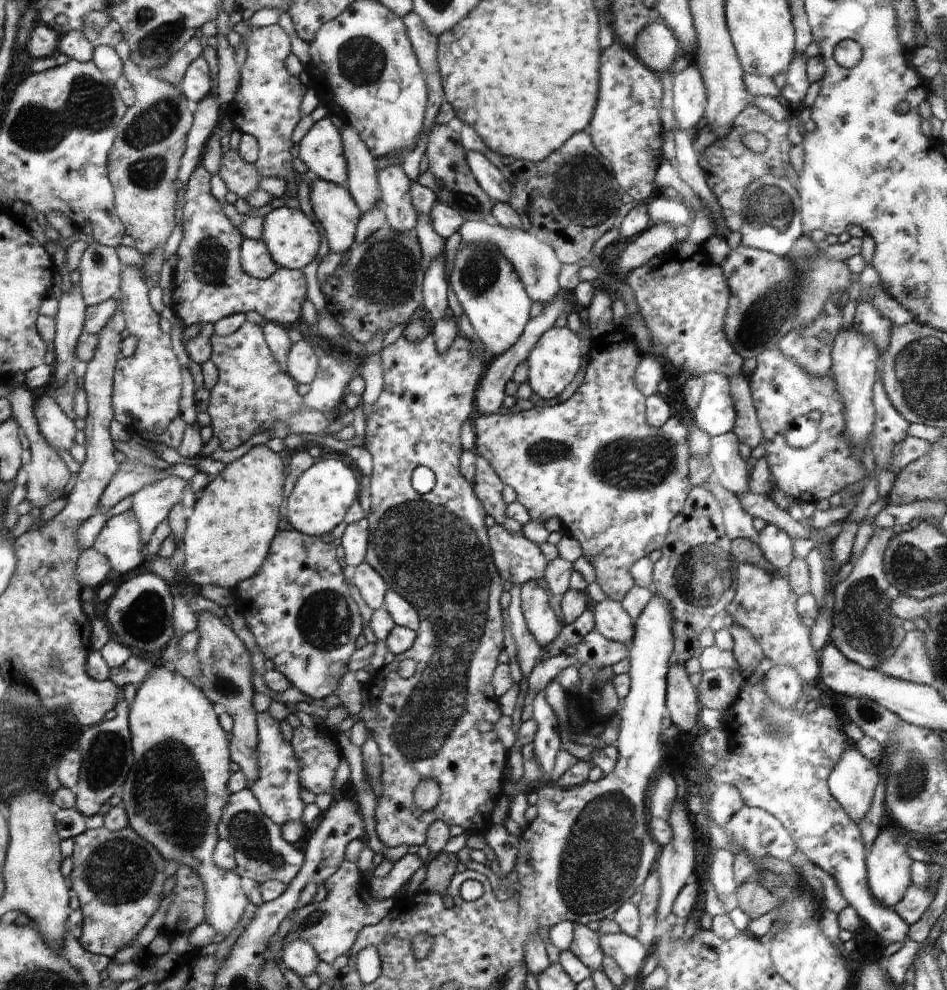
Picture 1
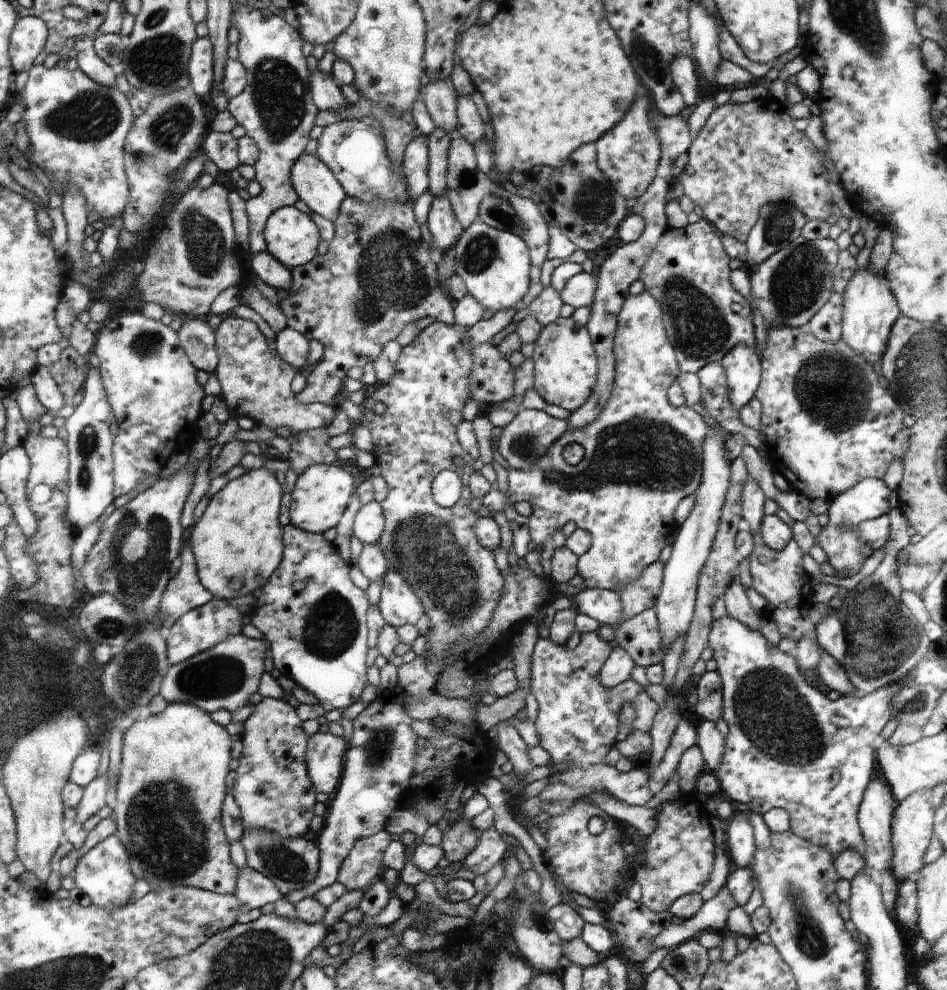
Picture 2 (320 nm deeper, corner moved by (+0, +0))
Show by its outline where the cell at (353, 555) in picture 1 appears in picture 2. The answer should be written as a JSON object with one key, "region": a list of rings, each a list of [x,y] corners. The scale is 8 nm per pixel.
{"region":[[[374,500],[363,504],[353,520],[353,535],[365,544],[376,543],[381,537],[385,516],[381,503]]]}

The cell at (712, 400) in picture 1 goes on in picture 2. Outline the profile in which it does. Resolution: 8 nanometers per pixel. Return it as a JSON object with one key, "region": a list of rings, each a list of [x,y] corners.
{"region":[[[740,344],[721,361],[733,407],[740,410],[762,384],[762,357],[755,347]]]}

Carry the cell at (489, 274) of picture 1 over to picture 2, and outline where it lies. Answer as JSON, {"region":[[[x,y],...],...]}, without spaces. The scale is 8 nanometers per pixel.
{"region":[[[480,219],[463,229],[454,246],[455,274],[466,284],[468,295],[474,297],[485,309],[494,312],[511,309],[528,290],[530,258],[527,244],[512,231],[498,230]]]}

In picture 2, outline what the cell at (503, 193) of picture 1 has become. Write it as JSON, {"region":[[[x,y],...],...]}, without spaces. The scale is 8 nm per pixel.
{"region":[[[458,95],[455,132],[472,146],[484,137],[484,121],[470,95]]]}

